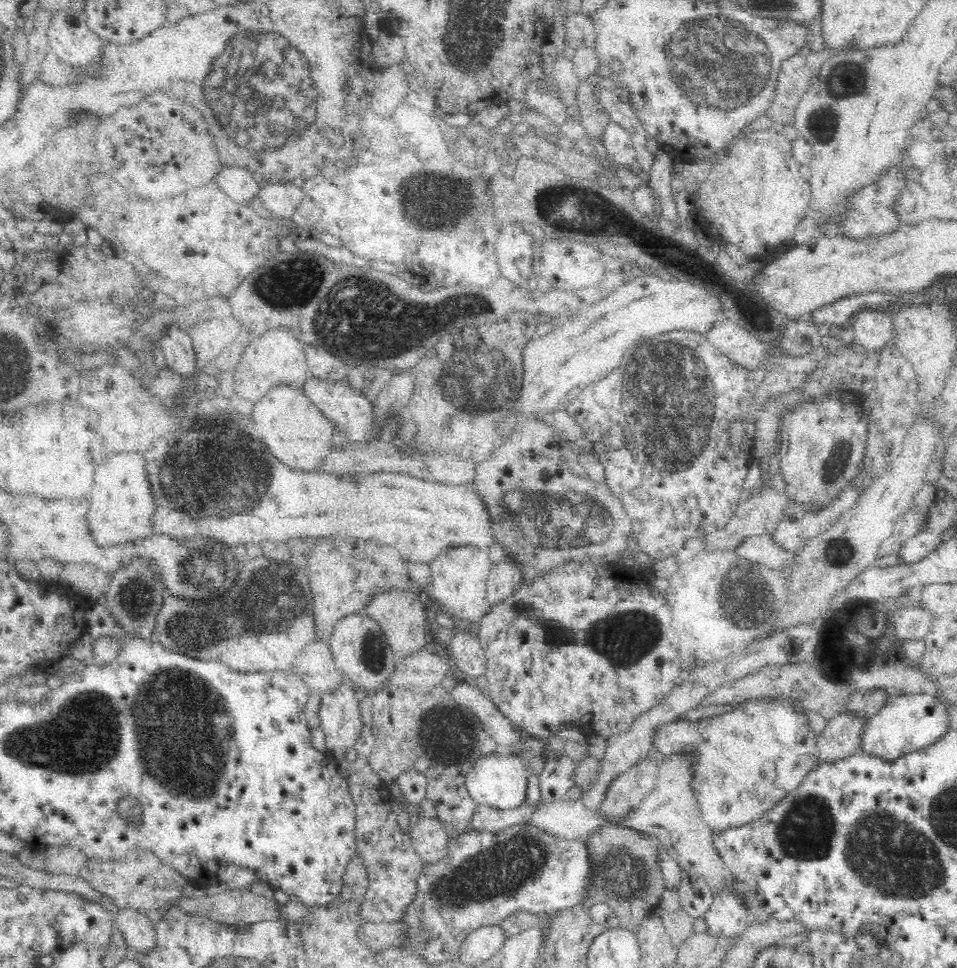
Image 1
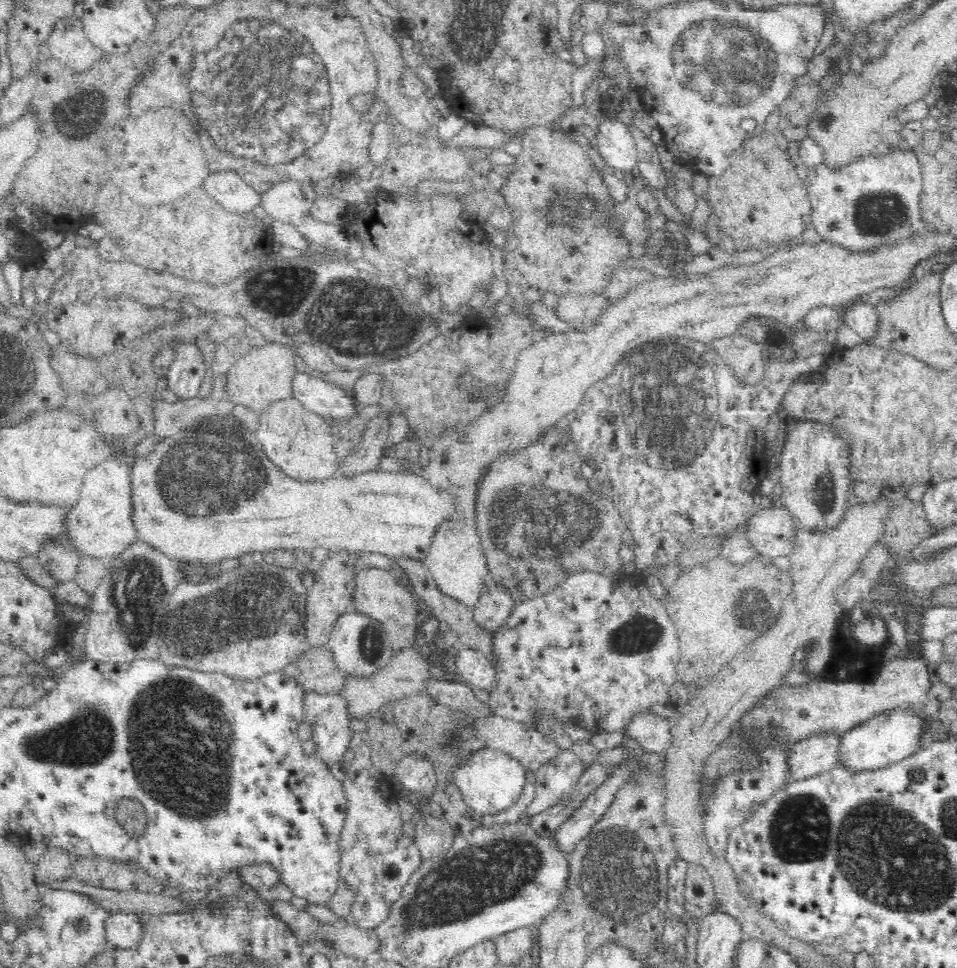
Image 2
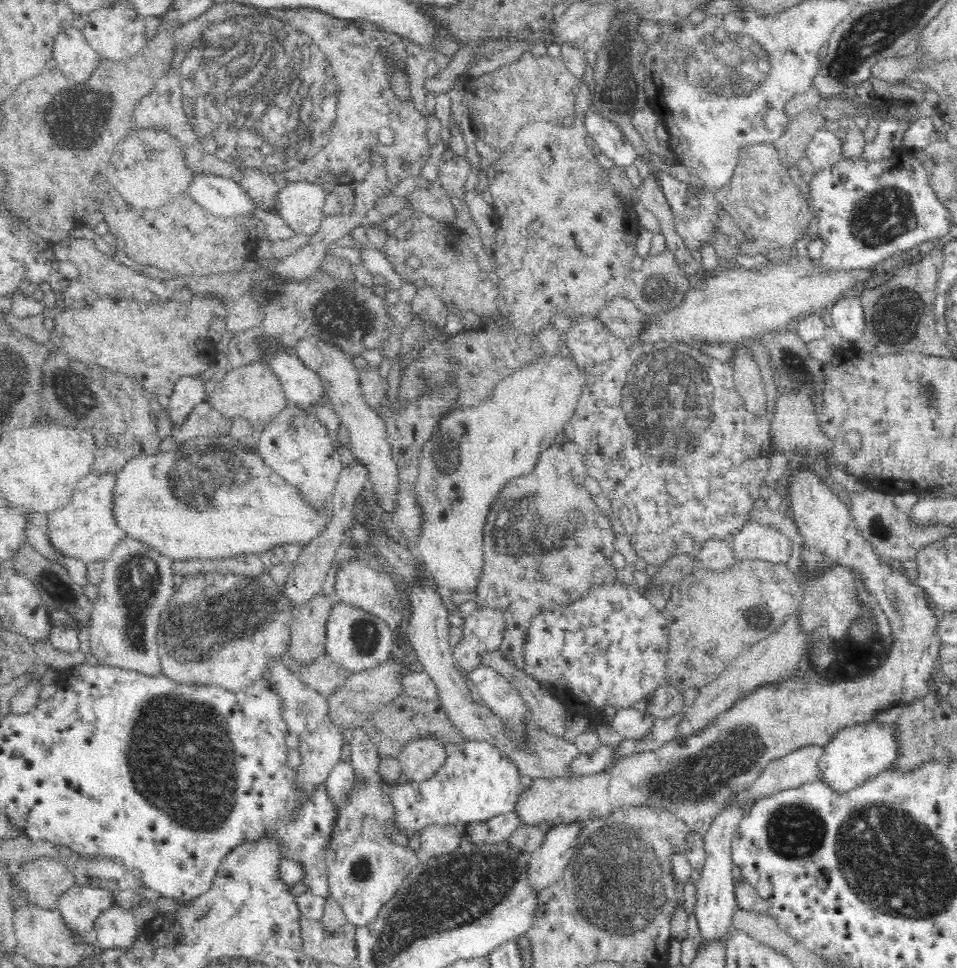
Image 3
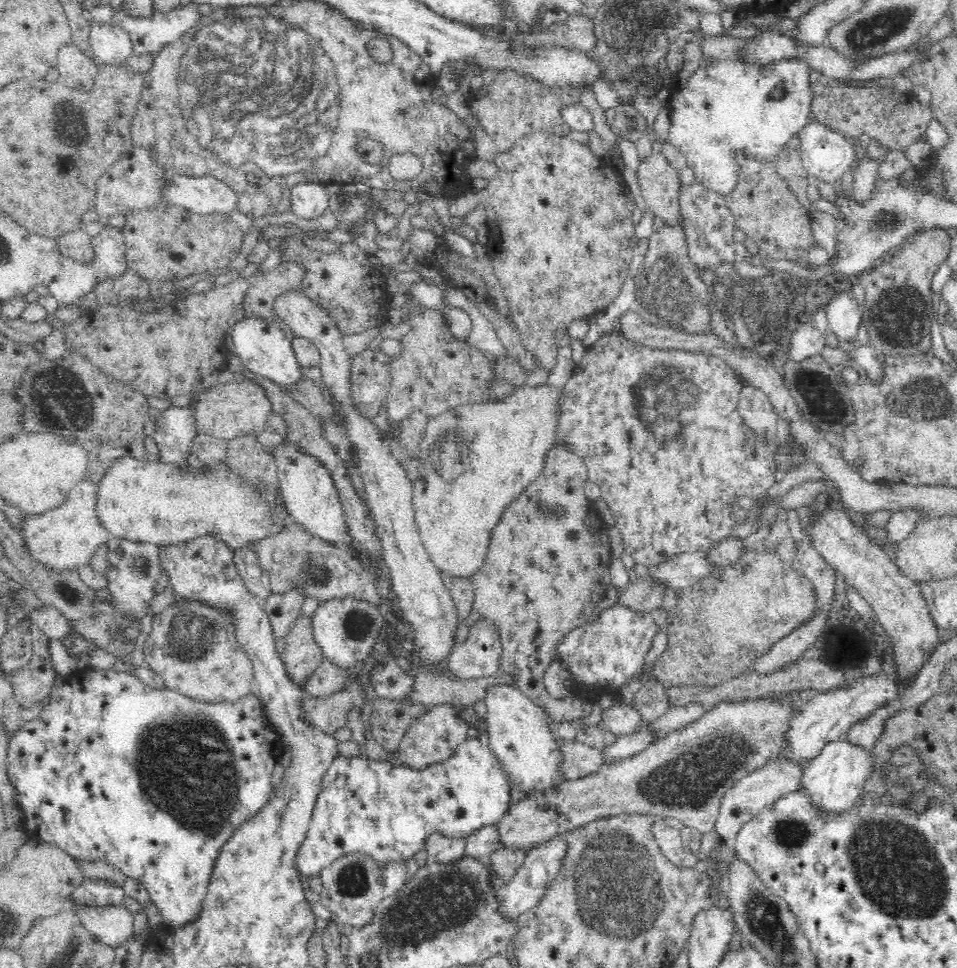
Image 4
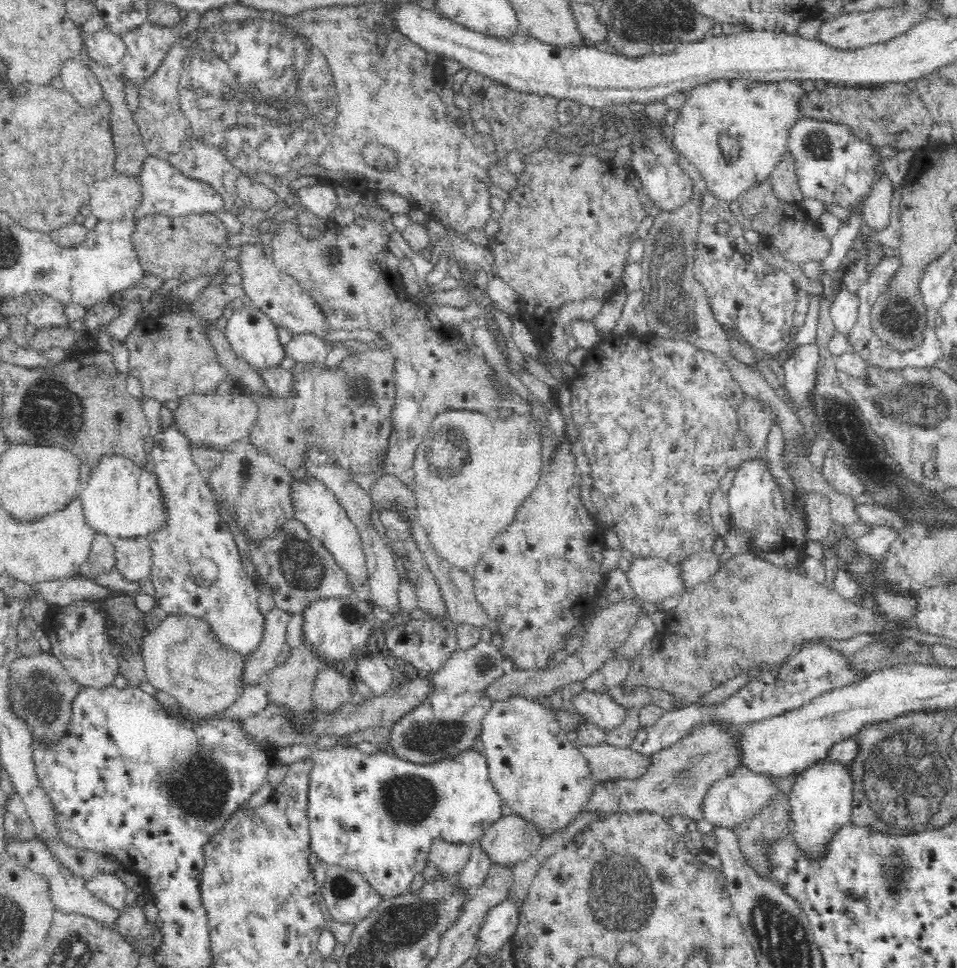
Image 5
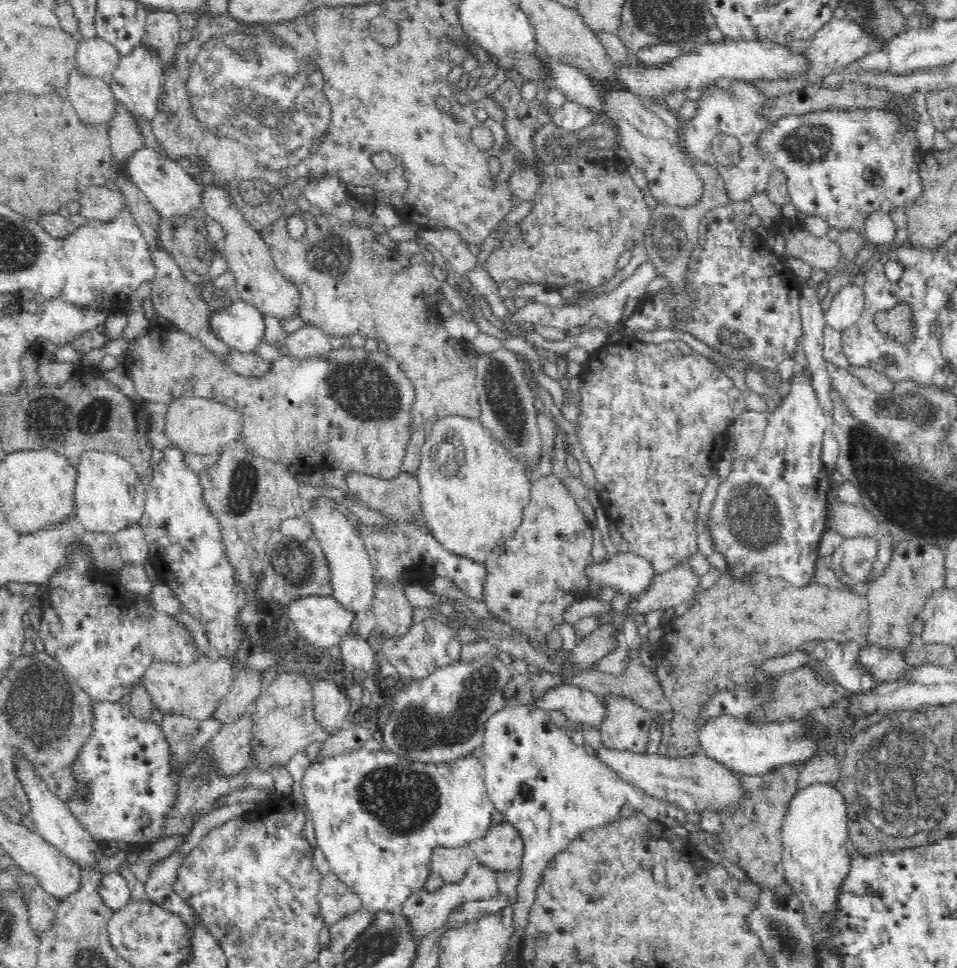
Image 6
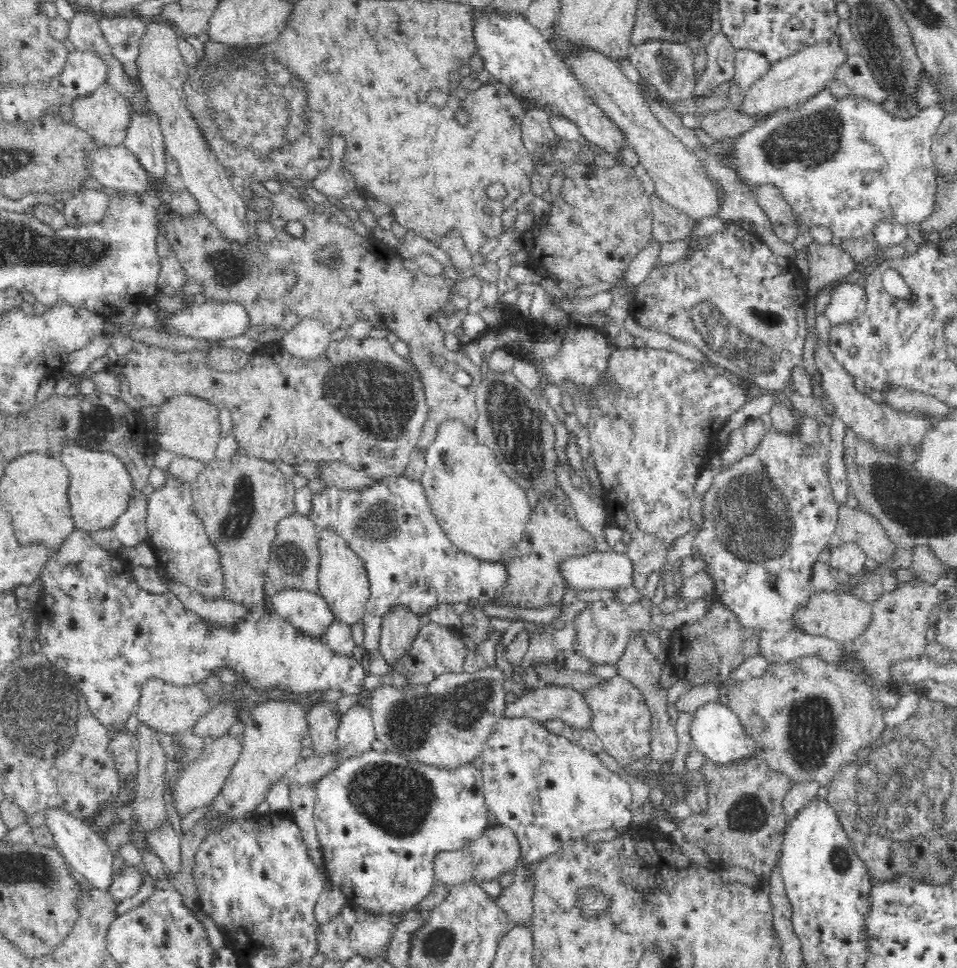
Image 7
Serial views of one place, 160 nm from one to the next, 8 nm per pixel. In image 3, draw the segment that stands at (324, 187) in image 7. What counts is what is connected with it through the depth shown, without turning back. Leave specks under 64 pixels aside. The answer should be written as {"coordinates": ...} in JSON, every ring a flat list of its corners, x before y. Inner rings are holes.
{"coordinates":[[306,181,288,183,273,196,269,208,290,226,294,233,314,236,320,230,324,192]]}

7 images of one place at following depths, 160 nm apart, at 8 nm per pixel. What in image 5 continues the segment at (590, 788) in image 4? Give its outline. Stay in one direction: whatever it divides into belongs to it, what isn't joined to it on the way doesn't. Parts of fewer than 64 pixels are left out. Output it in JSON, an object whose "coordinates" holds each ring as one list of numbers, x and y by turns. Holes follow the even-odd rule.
{"coordinates":[[700,721,680,740,673,742,669,747,657,750,649,755,643,773,633,779,616,779,613,781,597,781,591,788,591,793,585,800,580,812,604,813,650,813,658,817,682,816,692,820,694,825,704,819,704,798,711,787,722,778,734,774,736,769,744,766,742,727,735,723],[512,812,489,826,480,839,491,862,514,866,534,855,545,838,532,819]]}

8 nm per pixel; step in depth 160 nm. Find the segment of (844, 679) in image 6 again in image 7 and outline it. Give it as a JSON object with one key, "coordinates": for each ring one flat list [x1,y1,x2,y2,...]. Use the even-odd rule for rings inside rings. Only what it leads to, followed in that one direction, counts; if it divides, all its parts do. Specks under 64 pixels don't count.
{"coordinates":[[797,414,799,417,799,423,793,429,788,431,788,429,772,428,769,424,767,424,766,431,761,439,761,443,754,453,744,456,744,458,741,458,734,464,724,466,722,471,716,473,713,478,712,486,706,493,704,493,704,496,701,499,700,506,703,514,703,526,702,531,697,536,695,542,696,545,698,545,700,554,695,555,695,557,700,556,706,560,706,571,717,585,717,596,719,596,721,602,725,606,728,606,731,609,731,612,738,615,738,619,741,620,741,624,743,624,743,626,747,626,747,628,763,630,761,633,761,654,764,656,764,658,766,658,768,664,790,662,798,660,798,657,816,657,818,660,823,660,823,662,827,662,828,664,835,664,835,666,838,666,838,664,843,664,843,666,847,666,849,672,856,674,856,677,861,677,861,682,871,689,884,710,892,710,896,708,896,704,898,704,898,700,900,698,899,691,894,688,889,688,886,683,874,681,874,679,872,679,872,674,868,672,868,668,866,668,866,665,864,665,864,661,860,661,860,658,856,657,856,654,852,652,852,646,839,644,838,642,826,637,804,635,804,633,800,633,800,631,794,629,789,620,791,614,800,608,800,604,808,602,808,598,810,598,810,596,812,596,814,593,814,589,811,584,813,569,818,561,818,554,820,554,825,547,830,545,833,532,836,528,838,516,837,510,839,507,836,499,834,499,834,495,832,495,832,487,828,474,829,449,827,447,826,439,822,436,822,434,820,434,820,424,818,424,818,420,811,419,804,414]]}

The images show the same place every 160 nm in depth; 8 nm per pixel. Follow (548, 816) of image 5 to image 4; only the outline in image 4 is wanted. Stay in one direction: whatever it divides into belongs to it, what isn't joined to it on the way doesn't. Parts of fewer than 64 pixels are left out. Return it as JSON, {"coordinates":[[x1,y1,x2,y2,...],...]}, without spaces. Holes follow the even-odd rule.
{"coordinates":[[512,684,487,686,484,704,488,709,485,740,496,753,496,758,500,759,502,769,510,773,512,786,526,794,534,789,547,789,564,780,557,770,561,754,555,743,555,730,548,725,544,708,536,705,524,691]]}

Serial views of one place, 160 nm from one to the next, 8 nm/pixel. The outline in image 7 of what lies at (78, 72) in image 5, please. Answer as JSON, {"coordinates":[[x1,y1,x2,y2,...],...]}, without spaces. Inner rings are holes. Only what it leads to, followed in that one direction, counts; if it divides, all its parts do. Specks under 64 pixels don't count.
{"coordinates":[[105,82,92,94,76,96,70,106,73,122,96,137,100,144,110,147,123,144,130,122,130,108,127,98,110,84]]}

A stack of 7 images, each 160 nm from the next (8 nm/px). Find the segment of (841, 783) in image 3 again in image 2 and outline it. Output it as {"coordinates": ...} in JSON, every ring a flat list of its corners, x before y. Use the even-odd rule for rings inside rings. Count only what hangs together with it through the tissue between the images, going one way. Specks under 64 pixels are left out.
{"coordinates":[[900,707,888,710,874,718,846,731,841,736,840,763,850,769,864,770,885,767,912,756,923,745,923,737,935,725,934,717,926,717,926,712,915,707]]}

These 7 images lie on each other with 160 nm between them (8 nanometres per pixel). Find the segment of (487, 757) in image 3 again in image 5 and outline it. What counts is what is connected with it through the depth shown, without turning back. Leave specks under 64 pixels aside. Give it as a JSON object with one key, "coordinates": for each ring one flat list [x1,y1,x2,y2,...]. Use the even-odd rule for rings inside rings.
{"coordinates":[[336,744,323,750,312,752,311,756,315,765,310,774,310,786,308,792,308,814,309,814,309,830,310,830,310,852,322,860,327,865,340,865,346,869,358,871,364,875,372,883,373,887,384,898,393,897,399,894,404,894,410,889,410,883,413,878,421,874,428,860,429,852,432,847,433,840,436,837,446,839,456,843,467,843,474,839,480,839,485,830,492,826,502,816,502,797,498,793,498,789,492,785,490,773,488,772,488,761,485,754,480,750,468,747,464,752,453,756,451,759,431,763,413,763,404,759,398,758,395,754,384,753,377,751,372,754,360,751,360,749]]}

